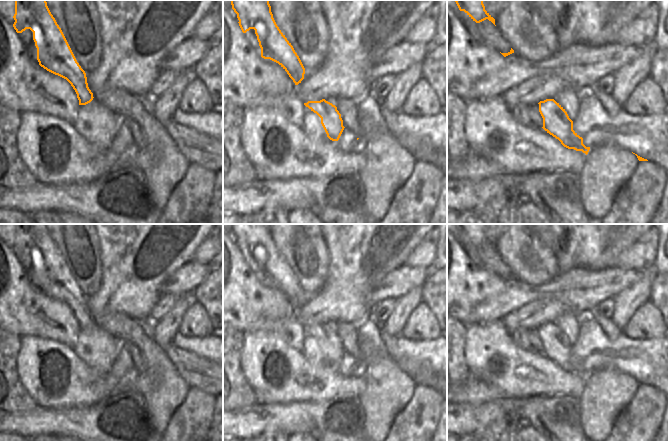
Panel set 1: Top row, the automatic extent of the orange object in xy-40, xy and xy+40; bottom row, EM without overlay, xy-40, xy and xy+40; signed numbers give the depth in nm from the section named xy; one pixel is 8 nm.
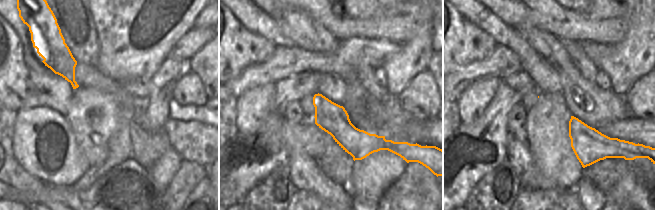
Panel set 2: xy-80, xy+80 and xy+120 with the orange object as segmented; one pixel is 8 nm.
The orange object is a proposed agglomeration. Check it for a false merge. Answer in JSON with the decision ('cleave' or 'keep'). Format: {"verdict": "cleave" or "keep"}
{"verdict": "keep"}

